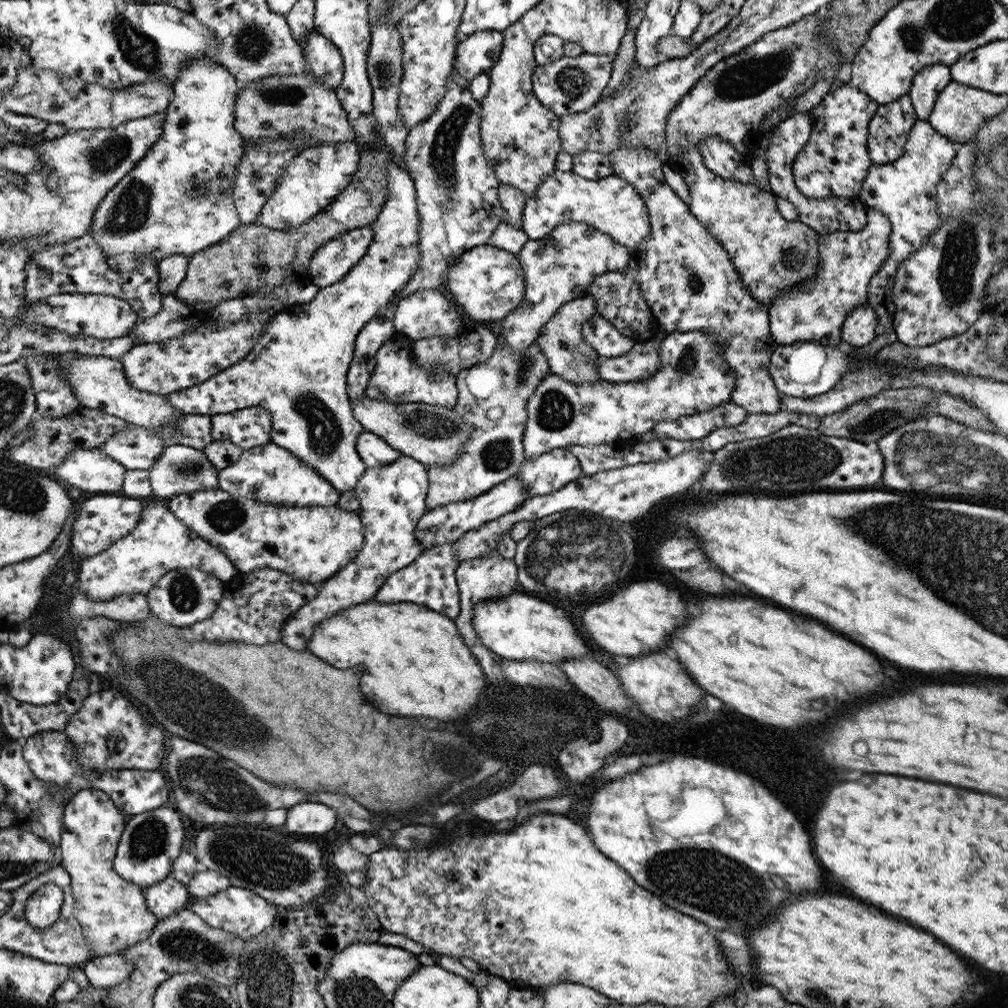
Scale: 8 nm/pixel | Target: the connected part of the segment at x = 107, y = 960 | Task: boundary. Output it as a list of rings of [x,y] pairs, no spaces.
[[[122,954],[94,957],[83,965],[84,974],[91,986],[109,988],[125,981],[133,971],[133,962],[125,960]]]

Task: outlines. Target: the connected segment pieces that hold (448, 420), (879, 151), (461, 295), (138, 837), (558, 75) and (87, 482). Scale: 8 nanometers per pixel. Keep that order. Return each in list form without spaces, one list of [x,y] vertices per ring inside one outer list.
[[[363,396],[358,402],[354,402],[353,415],[361,421],[366,431],[377,433],[394,450],[411,456],[428,468],[434,464],[454,462],[473,429],[470,423],[464,424],[456,409],[424,403],[372,400],[368,396]]]
[[[908,94],[894,102],[879,105],[868,125],[867,149],[874,164],[893,163],[904,152],[904,143],[917,121]]]
[[[492,244],[479,245],[464,252],[450,265],[446,278],[449,294],[474,320],[503,320],[525,297],[525,274],[517,254]]]
[[[173,805],[129,816],[114,860],[116,871],[142,888],[153,886],[172,876],[173,863],[184,851],[182,822],[179,811]]]
[[[582,53],[575,57],[562,57],[546,66],[536,65],[533,74],[534,96],[559,118],[567,114],[584,112],[592,108],[606,88],[612,74],[611,55]]]
[[[100,447],[88,450],[75,450],[69,454],[63,464],[56,466],[52,472],[58,476],[60,482],[66,482],[68,487],[88,490],[88,492],[106,492],[117,494],[124,482],[127,468],[123,464],[110,458]]]

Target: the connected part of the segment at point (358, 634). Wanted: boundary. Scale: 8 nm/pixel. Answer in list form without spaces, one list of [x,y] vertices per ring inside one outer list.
[[[373,599],[323,620],[314,629],[309,640],[308,651],[314,653],[314,656],[322,656],[322,660],[326,660],[326,664],[334,664],[334,668],[346,670],[362,666],[362,692],[366,692],[366,696],[370,696],[370,702],[374,702],[386,714],[410,718],[424,716],[442,722],[458,720],[472,714],[474,706],[480,700],[480,694],[486,688],[482,668],[464,644],[454,622],[442,613],[432,612],[419,604],[378,604]]]

